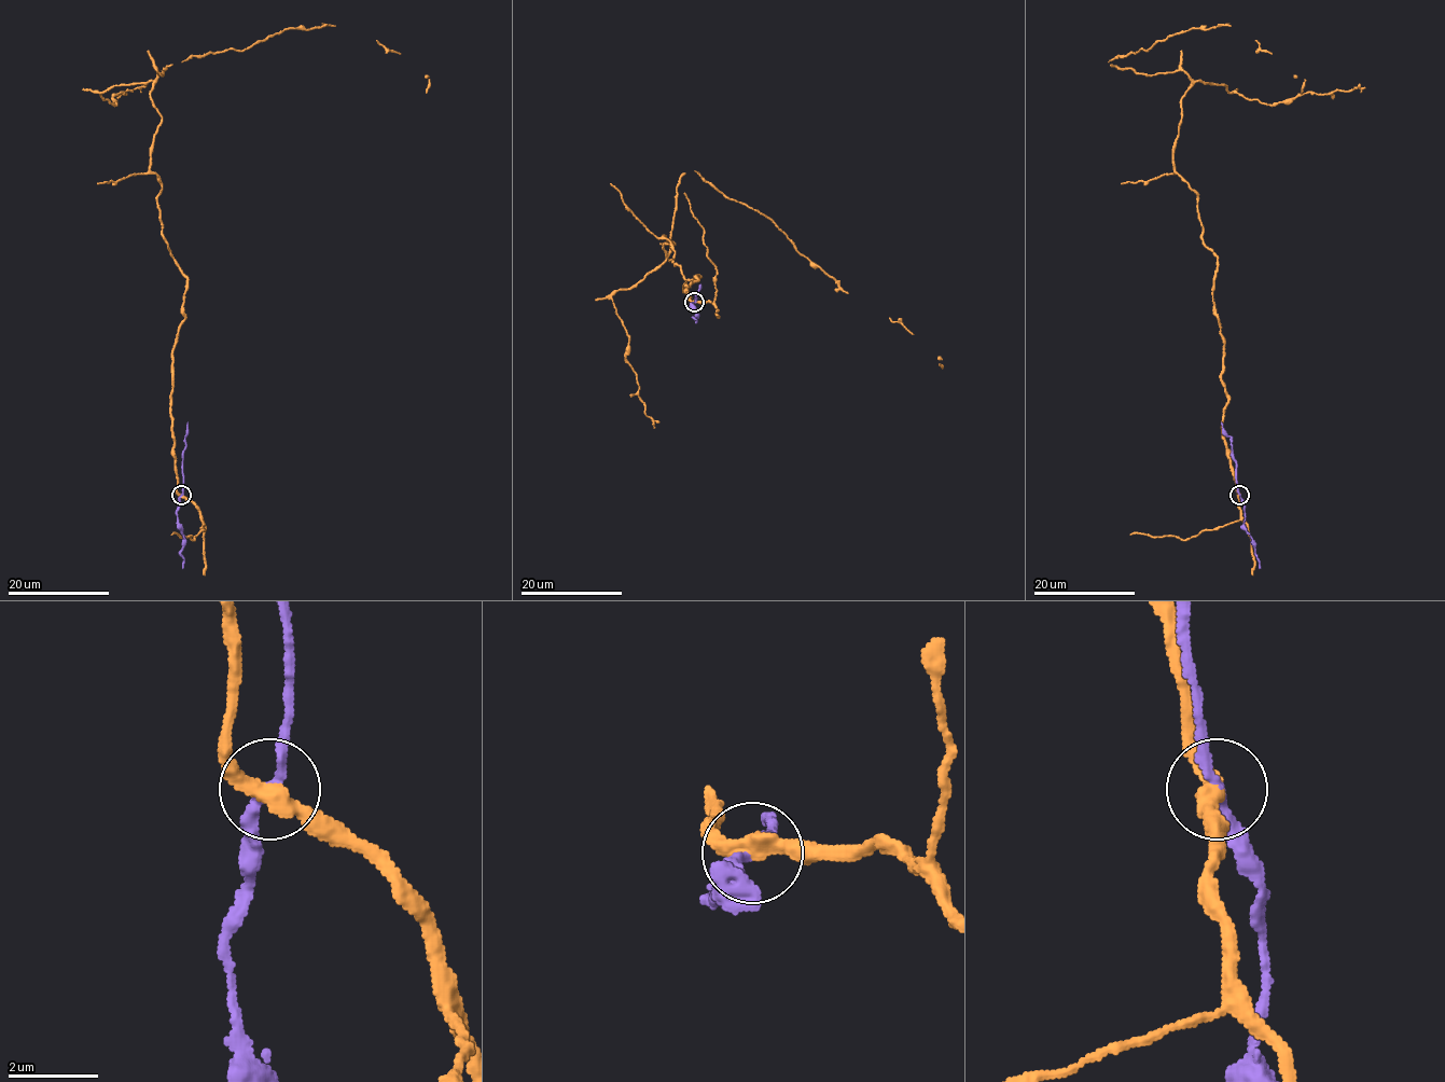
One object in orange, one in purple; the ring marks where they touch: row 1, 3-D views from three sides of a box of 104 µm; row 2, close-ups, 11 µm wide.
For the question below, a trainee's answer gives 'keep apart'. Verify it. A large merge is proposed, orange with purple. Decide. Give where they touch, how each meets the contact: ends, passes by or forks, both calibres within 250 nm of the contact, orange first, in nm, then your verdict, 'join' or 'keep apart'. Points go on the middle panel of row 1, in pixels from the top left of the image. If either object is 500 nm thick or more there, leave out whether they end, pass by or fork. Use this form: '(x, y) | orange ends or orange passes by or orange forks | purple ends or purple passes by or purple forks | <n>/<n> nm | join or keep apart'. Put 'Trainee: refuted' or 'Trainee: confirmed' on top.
Trainee: confirmed
(694, 302) | orange passes by | purple passes by | 380/220 nm | keep apart

